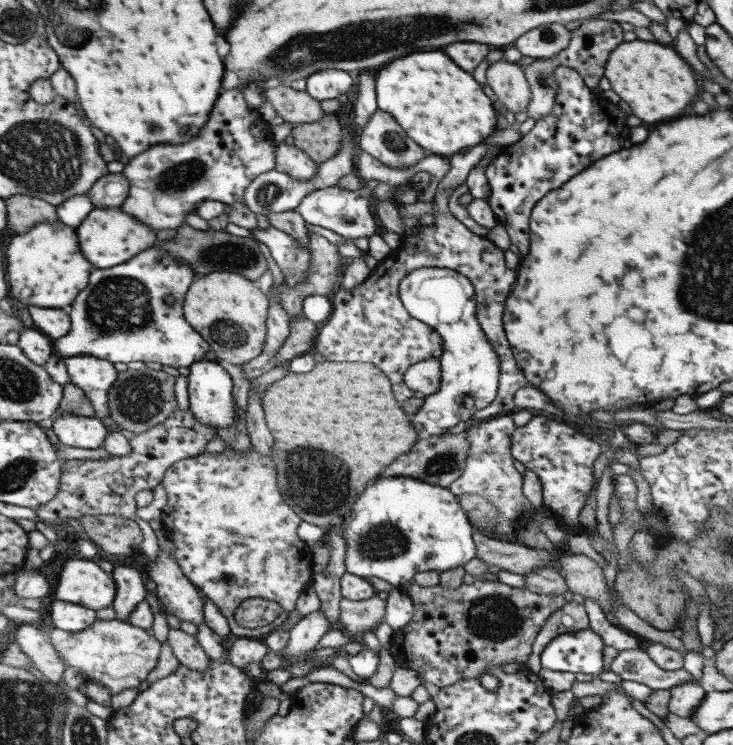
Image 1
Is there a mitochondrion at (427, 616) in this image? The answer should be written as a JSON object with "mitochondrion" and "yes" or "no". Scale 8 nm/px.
{"mitochondrion":"no"}

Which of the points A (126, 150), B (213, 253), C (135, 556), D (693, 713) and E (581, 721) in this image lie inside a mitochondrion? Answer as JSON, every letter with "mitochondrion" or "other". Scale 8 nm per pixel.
{"A":"other","B":"mitochondrion","C":"other","D":"other","E":"other"}

